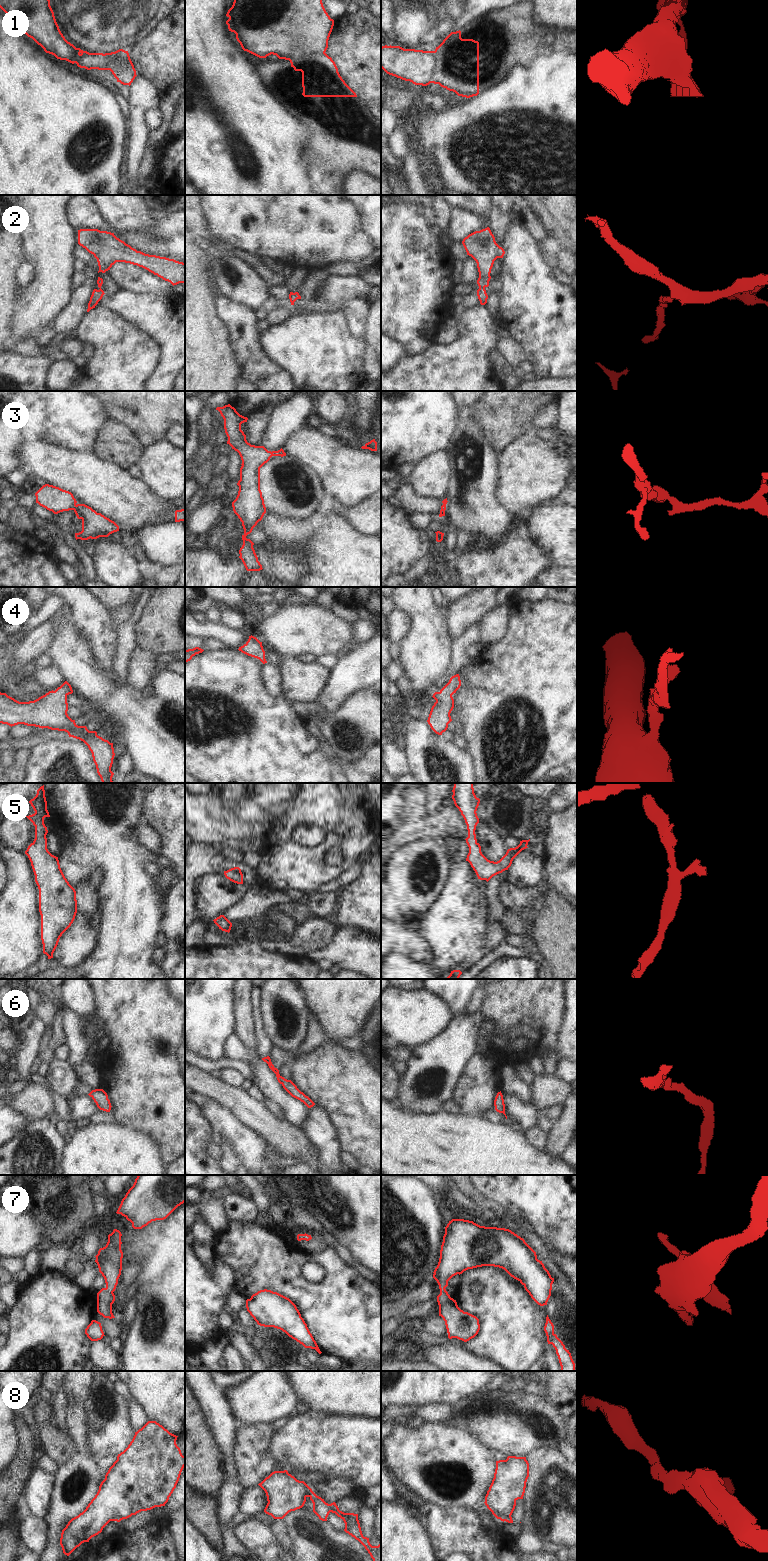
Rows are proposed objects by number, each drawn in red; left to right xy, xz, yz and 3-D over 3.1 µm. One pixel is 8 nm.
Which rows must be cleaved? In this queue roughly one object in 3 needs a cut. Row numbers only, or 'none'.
1, 8

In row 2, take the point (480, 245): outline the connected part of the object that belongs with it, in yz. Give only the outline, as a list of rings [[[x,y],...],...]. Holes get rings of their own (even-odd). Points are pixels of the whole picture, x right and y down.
[[[489,227],[469,234],[463,239],[462,244],[467,255],[477,263],[479,272],[477,296],[480,304],[485,305],[488,299],[485,288],[489,286],[491,269],[497,258],[503,258],[505,251],[496,243]]]

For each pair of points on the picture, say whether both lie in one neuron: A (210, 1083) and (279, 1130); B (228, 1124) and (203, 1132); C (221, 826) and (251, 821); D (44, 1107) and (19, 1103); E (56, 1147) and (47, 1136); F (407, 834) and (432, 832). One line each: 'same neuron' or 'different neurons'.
A: same neuron
B: different neurons
C: same neuron
D: same neuron
E: same neuron
F: same neuron

